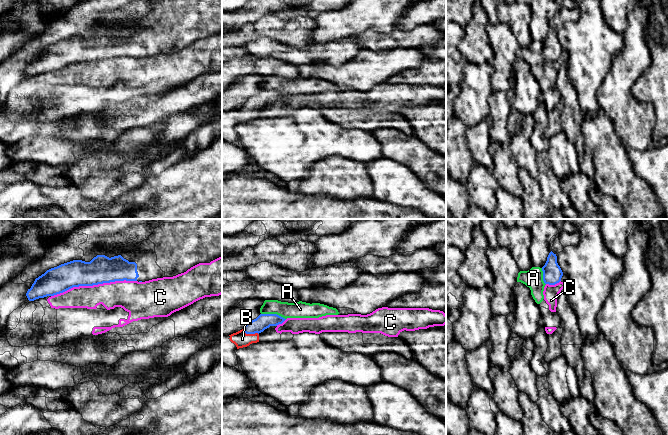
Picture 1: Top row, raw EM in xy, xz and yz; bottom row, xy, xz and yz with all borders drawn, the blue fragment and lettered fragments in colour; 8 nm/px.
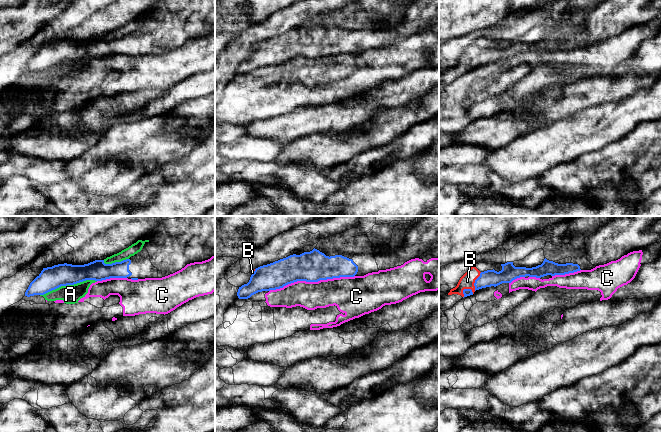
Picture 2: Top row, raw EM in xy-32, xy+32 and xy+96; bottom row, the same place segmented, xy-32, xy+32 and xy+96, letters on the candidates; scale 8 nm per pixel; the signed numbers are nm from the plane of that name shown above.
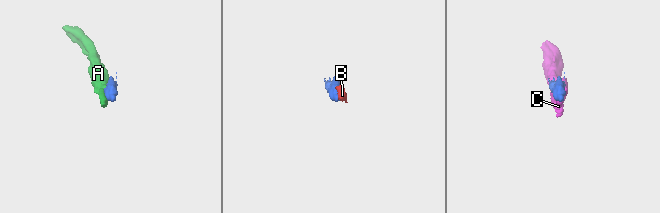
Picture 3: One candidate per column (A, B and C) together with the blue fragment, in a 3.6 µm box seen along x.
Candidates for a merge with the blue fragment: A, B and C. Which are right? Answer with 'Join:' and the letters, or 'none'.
Join: B

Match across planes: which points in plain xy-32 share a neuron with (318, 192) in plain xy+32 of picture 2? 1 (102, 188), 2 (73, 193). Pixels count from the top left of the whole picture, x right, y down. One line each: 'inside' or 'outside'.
1: inside
2: outside

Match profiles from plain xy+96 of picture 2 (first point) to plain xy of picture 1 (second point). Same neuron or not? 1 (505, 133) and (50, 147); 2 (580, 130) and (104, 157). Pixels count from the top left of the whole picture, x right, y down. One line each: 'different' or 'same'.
1: different
2: same

